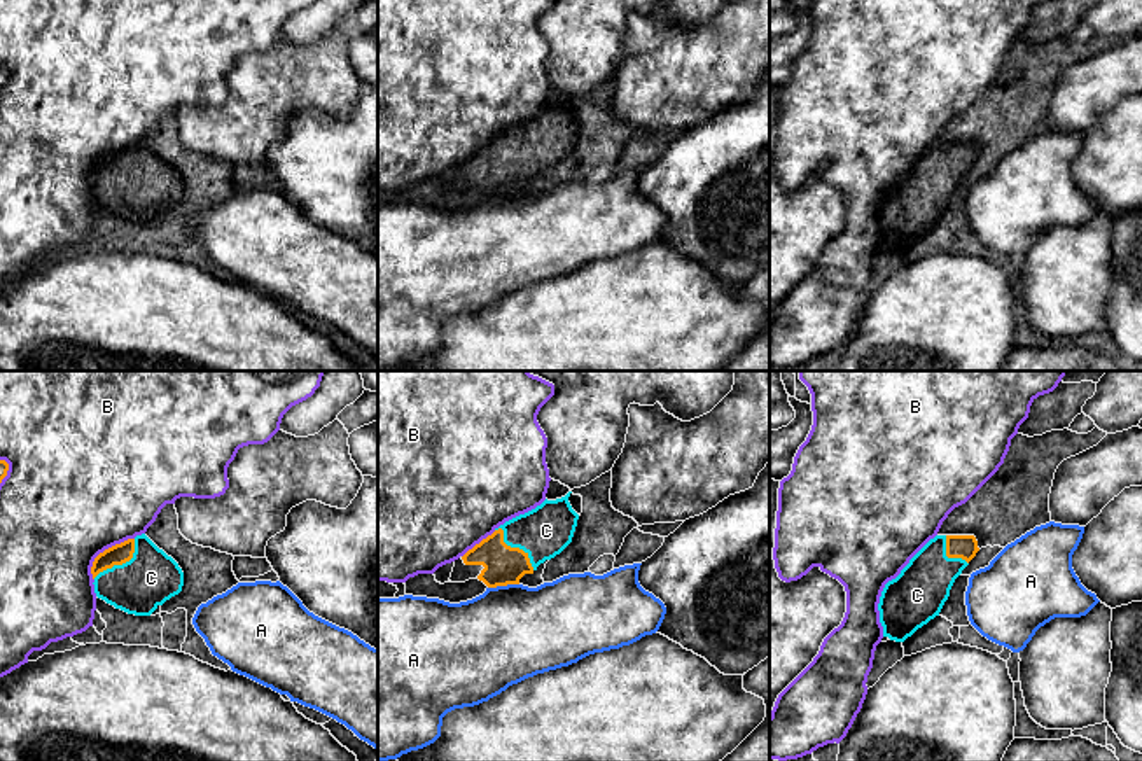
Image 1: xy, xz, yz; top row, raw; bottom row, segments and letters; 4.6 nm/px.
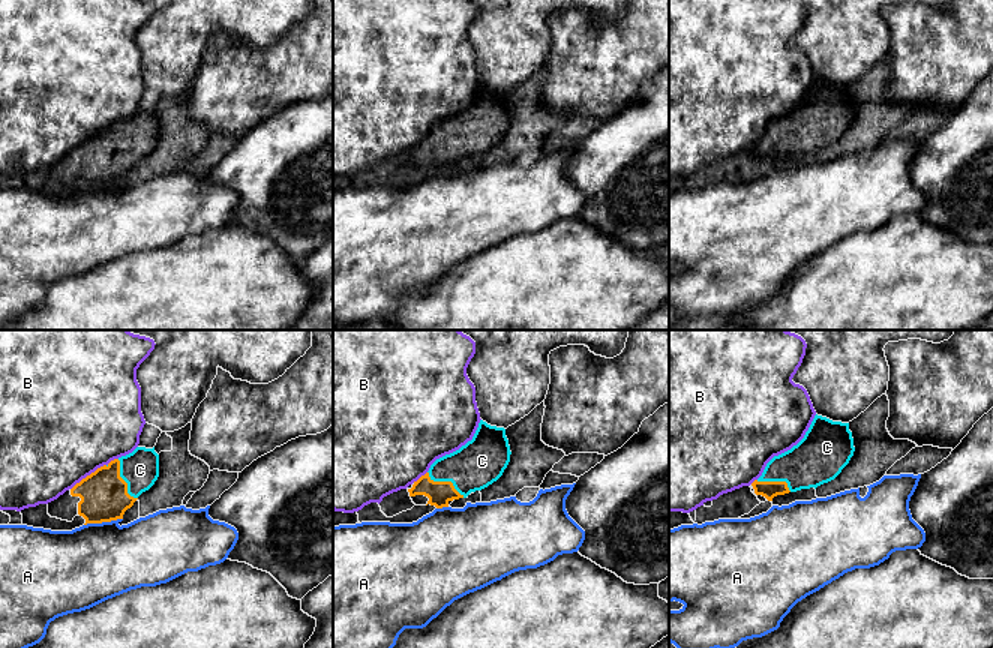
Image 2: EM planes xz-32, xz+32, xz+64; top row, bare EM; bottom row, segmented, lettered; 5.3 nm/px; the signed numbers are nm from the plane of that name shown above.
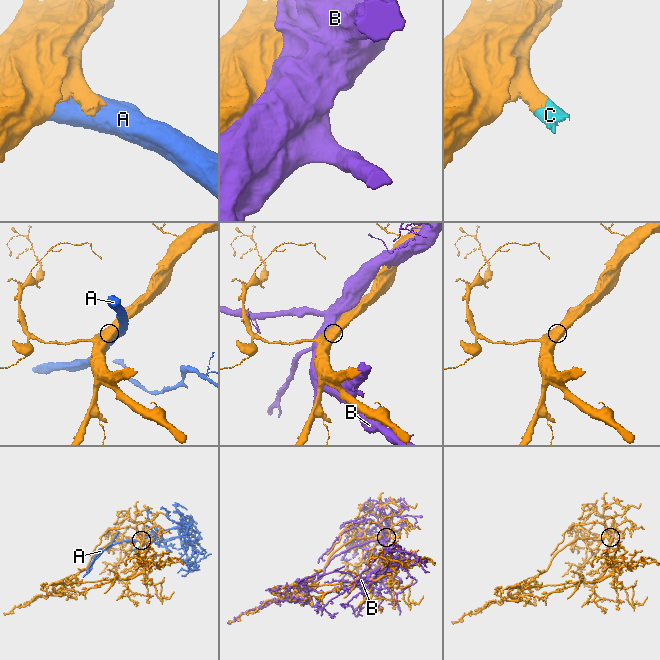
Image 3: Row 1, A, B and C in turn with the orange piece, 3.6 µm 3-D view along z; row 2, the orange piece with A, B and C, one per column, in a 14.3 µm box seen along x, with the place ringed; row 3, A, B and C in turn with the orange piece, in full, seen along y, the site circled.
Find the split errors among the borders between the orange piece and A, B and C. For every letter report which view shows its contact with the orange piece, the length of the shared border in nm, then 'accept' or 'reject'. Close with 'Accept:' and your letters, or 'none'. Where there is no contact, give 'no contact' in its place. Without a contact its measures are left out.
A: xz | 150 nm | reject
B: xy | 280 nm | reject
C: xz | 260 nm | accept
Accept: C

